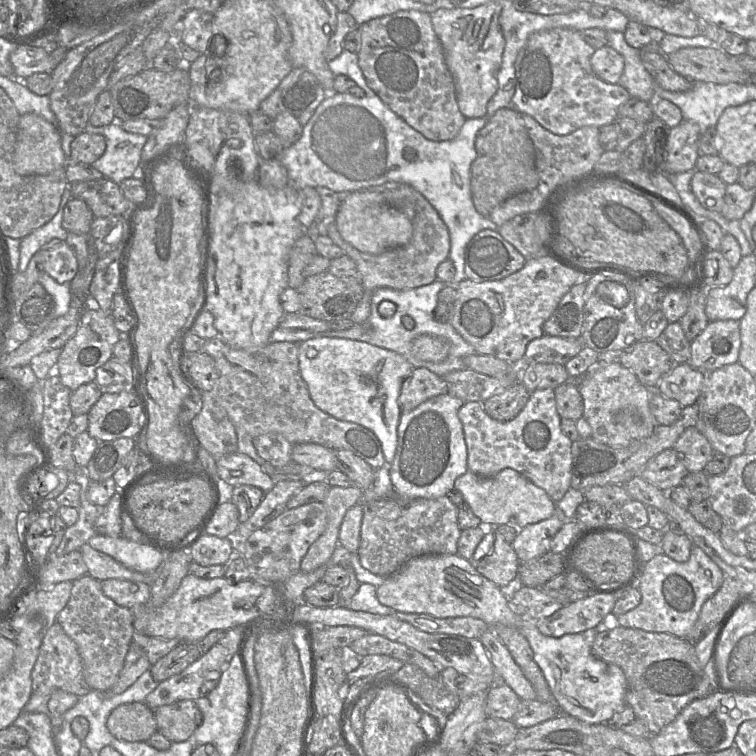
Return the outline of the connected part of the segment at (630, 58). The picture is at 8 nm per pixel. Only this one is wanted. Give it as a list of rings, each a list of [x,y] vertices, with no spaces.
[[[606,30],[608,45],[617,50],[625,61],[619,84],[627,89],[630,97],[654,102],[656,84],[640,57],[640,49],[629,45],[624,32]]]

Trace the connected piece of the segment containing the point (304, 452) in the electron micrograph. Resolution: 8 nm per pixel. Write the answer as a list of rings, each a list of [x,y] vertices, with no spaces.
[[[315,443],[293,445],[292,463],[307,465],[315,470],[328,473],[337,470],[337,458],[334,450]]]

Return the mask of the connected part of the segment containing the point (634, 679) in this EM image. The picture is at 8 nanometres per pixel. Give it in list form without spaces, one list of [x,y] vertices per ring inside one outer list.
[[[614,623],[602,626],[591,633],[590,647],[593,656],[622,669],[626,678],[625,704],[633,709],[635,718],[645,724],[650,736],[658,734],[670,724],[692,701],[712,693],[710,680],[698,662],[695,644],[687,638],[680,638],[668,633],[625,628]]]

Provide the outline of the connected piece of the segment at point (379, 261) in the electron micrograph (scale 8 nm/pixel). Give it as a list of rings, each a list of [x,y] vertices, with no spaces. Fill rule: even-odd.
[[[387,182],[368,189],[381,195],[389,205],[402,211],[410,219],[413,234],[406,245],[373,255],[361,252],[346,242],[337,229],[335,218],[324,223],[322,231],[354,260],[361,274],[364,290],[371,293],[371,295],[375,289],[381,287],[407,290],[434,282],[437,279],[439,264],[448,258],[450,252],[448,228],[436,209],[420,192],[405,183]]]

